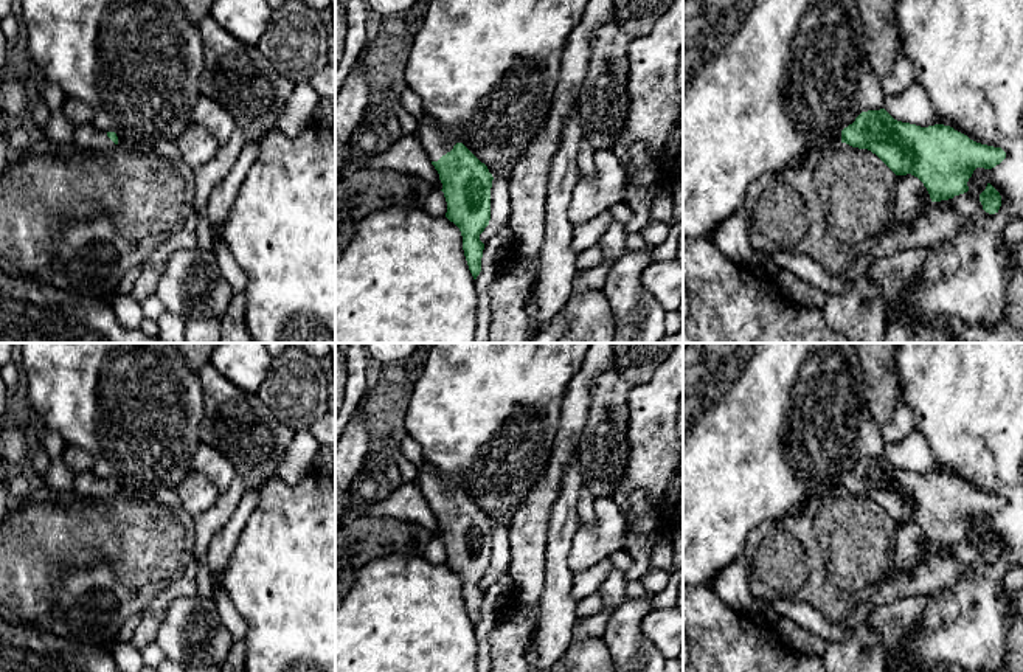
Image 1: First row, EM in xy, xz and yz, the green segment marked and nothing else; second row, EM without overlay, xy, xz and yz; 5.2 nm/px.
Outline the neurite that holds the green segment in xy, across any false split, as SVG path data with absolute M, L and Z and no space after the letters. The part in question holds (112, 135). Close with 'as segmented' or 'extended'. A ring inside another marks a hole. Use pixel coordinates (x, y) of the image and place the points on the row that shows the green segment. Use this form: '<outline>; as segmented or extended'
M92 124L76 127L73 143L87 151L109 151L118 144L115 132L102 132L95 129Z; extended

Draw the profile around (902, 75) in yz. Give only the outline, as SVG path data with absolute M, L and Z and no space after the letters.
M900 45L893 70L882 78L883 93L885 96L897 96L903 93L913 81L914 65Z

